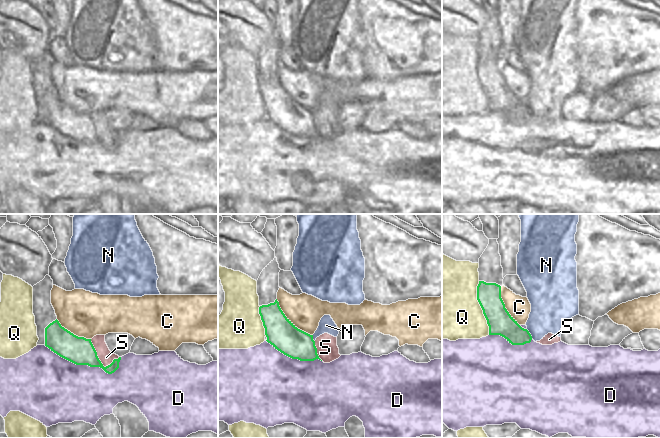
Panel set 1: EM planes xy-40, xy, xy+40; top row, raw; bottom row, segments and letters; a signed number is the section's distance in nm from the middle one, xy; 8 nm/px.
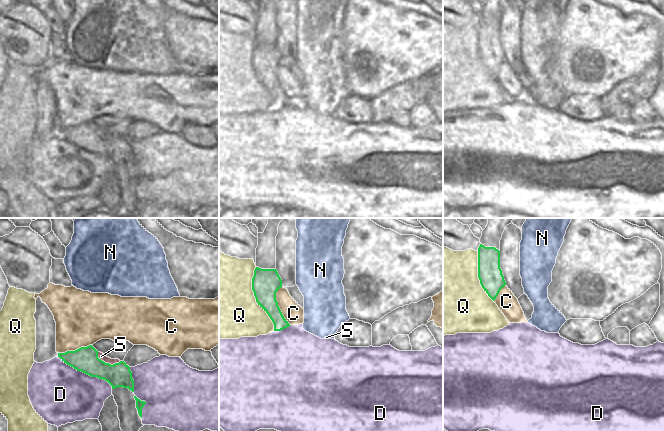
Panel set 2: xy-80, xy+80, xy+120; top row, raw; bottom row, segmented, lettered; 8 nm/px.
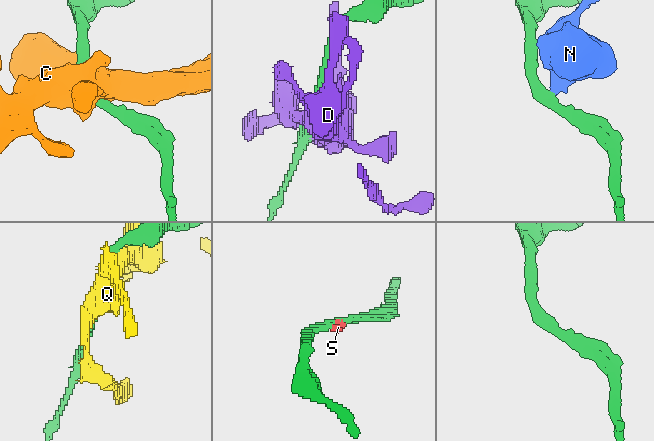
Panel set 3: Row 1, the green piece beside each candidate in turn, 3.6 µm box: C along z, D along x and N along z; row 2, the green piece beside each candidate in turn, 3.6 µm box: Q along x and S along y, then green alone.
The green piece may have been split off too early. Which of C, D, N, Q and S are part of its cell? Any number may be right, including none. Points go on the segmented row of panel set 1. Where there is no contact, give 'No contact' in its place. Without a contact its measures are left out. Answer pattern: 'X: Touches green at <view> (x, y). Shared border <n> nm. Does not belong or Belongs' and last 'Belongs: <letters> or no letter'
C: Touches green at xy (290, 321). Shared border 420 nm. Does not belong
D: Touches green at xy-40 (85, 364). Shared border 650 nm. Does not belong
N: Touches green at xy+40 (530, 334). Shared border 90 nm. Does not belong
Q: Touches green at xy+40 (481, 307). Shared border 440 nm. Does not belong
S: Touches green at xy-40 (99, 360). Shared border 280 nm. Does not belong
Belongs: no letter.

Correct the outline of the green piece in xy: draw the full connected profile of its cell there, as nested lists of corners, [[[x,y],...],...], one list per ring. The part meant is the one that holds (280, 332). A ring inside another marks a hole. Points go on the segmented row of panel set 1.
[[[277,299],[259,307],[267,342],[284,355],[300,361],[319,359],[313,335],[298,329],[283,313]]]

